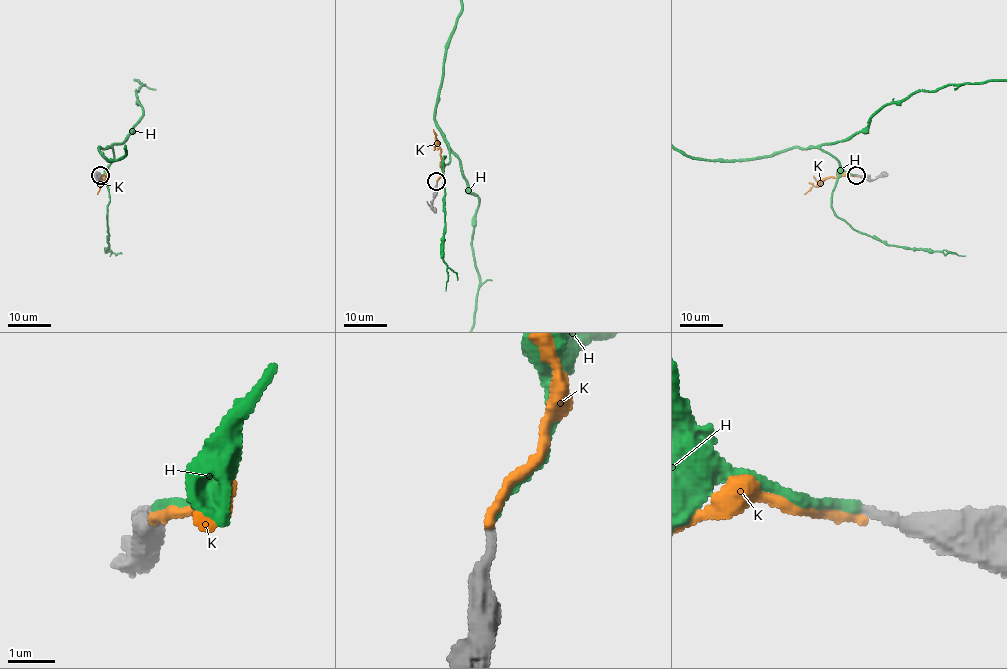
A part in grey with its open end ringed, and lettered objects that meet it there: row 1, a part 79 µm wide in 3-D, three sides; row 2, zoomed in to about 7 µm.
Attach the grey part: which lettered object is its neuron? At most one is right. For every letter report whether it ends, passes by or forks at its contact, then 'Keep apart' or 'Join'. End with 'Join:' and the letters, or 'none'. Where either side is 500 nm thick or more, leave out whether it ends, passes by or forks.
H: It ends there. Join
K: It ends there. Keep apart
Join: H

